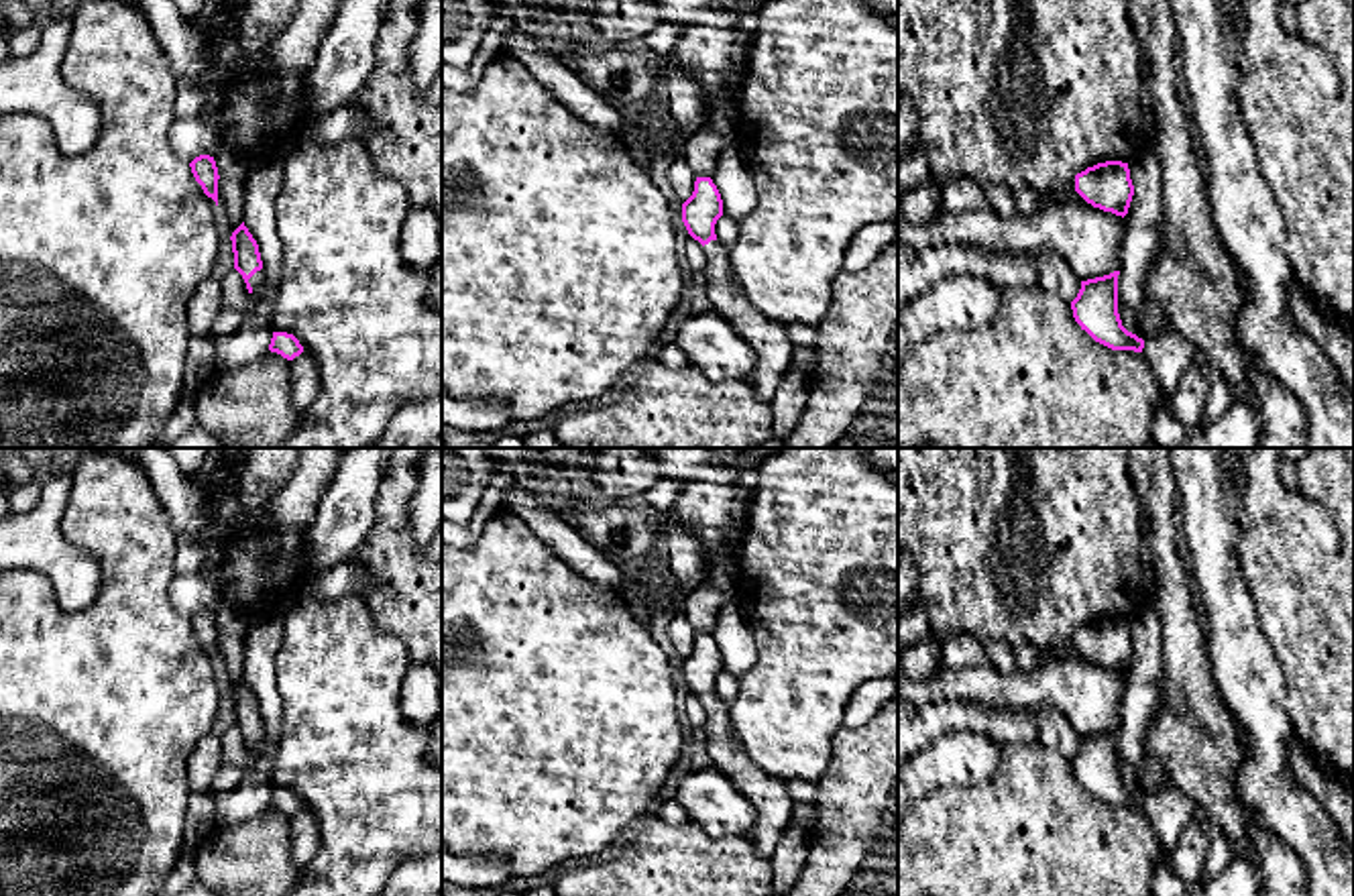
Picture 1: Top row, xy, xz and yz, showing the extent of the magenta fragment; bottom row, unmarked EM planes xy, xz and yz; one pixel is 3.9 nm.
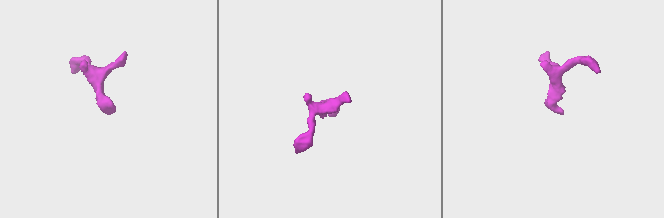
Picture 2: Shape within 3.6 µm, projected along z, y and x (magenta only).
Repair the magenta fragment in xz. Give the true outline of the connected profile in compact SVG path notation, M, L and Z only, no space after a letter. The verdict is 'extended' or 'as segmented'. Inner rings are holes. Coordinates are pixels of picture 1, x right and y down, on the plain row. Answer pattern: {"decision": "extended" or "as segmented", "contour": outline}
{"decision": "extended", "contour": "M696 633L692 652L682 660L682 678L707 711L702 733L711 764L721 770L755 806L755 825L747 833L759 855L770 857L792 825L794 800L786 782L764 774L747 755L731 723L729 705L717 696L715 680L723 656L711 633Z"}

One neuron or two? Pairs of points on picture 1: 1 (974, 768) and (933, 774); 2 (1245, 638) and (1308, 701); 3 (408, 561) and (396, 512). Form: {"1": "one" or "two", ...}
{"1": "one", "2": "two", "3": "one"}

